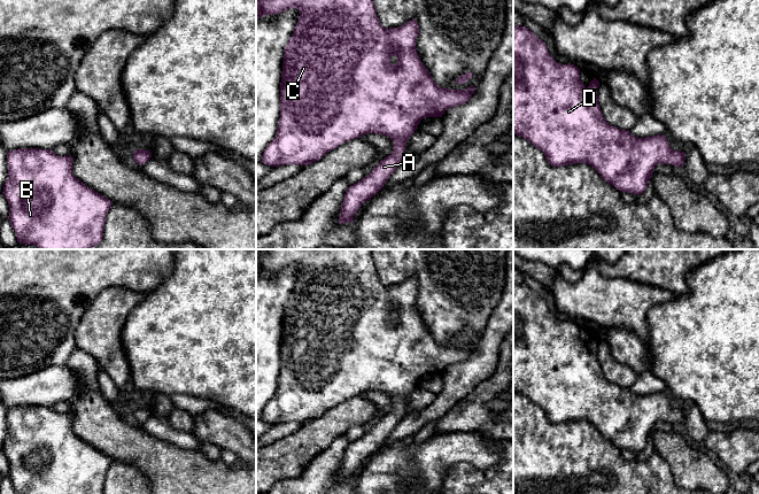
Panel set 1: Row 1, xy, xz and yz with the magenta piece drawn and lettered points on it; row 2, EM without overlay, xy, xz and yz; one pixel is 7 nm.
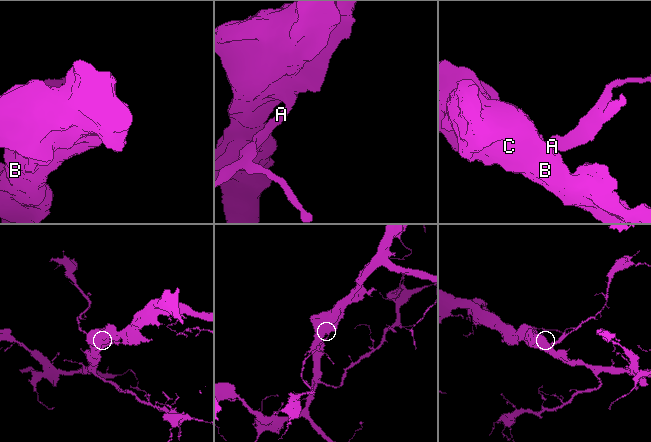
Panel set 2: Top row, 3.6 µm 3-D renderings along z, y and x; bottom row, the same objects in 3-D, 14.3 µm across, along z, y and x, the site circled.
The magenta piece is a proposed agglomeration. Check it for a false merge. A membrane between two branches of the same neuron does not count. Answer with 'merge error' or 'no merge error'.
no merge error

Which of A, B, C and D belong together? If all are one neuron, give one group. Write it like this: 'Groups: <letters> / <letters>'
Groups: A B C D

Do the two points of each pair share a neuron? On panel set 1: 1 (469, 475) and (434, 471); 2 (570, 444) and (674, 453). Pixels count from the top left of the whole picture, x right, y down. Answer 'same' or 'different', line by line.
1: different
2: different

